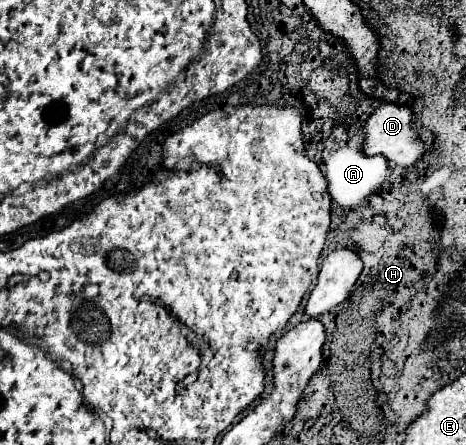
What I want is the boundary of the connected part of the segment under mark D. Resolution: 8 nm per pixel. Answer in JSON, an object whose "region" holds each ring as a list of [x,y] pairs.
{"region":[[[381,104],[379,108],[375,108],[367,122],[361,126],[363,132],[363,144],[361,150],[367,156],[375,156],[375,154],[383,154],[387,160],[409,168],[413,166],[425,152],[425,144],[417,138],[415,130],[413,130],[413,112],[407,106],[397,106],[397,104]]]}

